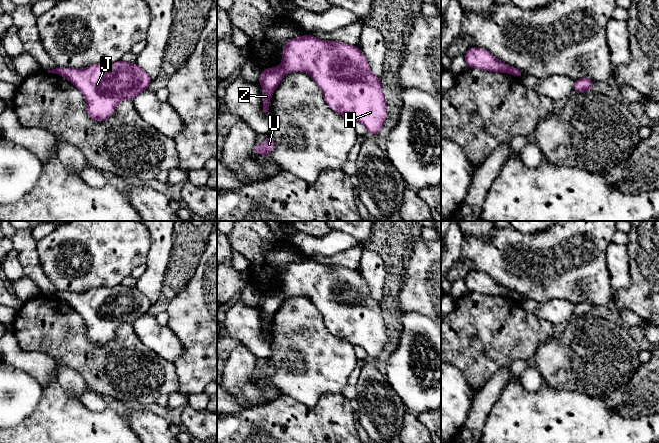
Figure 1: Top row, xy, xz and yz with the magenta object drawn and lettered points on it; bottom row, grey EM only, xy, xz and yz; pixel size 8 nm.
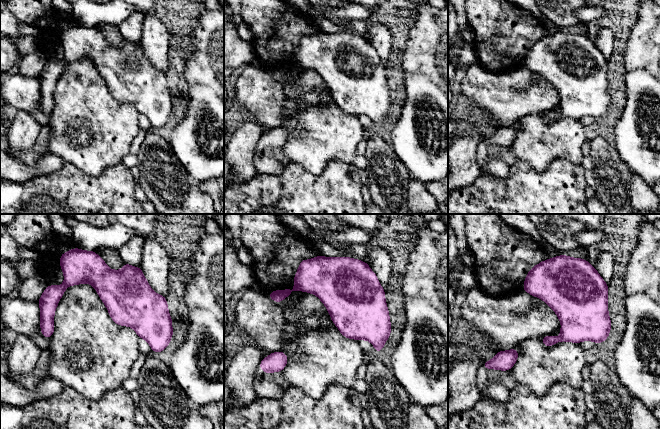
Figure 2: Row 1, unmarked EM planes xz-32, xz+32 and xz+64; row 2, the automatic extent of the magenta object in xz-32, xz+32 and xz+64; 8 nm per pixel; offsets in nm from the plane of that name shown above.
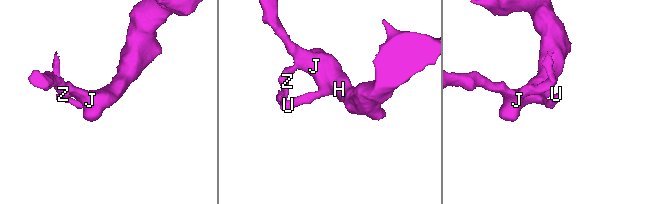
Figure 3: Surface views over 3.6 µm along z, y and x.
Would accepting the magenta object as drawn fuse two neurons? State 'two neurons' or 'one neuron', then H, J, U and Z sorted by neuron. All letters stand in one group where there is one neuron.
two neurons | H J U / Z

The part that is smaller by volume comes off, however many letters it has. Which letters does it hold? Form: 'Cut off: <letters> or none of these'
Cut off: Z

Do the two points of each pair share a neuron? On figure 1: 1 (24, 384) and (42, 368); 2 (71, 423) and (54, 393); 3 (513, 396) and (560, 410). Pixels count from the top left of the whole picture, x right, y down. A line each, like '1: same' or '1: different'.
1: different
2: same
3: same

